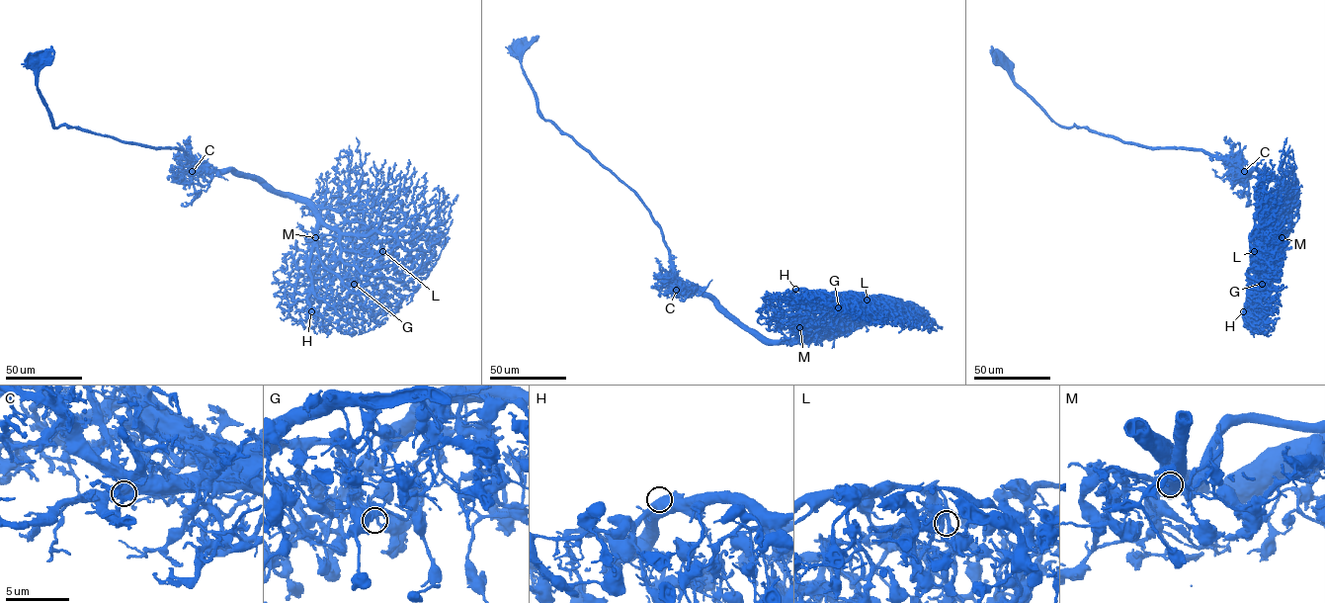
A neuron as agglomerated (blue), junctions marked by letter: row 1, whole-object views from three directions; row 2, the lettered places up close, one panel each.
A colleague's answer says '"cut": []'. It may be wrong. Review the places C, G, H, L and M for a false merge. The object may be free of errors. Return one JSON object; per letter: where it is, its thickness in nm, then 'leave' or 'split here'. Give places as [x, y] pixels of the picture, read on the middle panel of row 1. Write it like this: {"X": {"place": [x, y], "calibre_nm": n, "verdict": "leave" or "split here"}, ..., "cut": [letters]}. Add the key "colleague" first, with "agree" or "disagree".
{"colleague": "agree", "C": {"place": [676, 290], "calibre_nm": 600, "verdict": "leave"}, "G": {"place": [838, 307], "calibre_nm": 400, "verdict": "leave"}, "H": {"place": [795, 289], "calibre_nm": 600, "verdict": "leave"}, "L": {"place": [867, 300], "calibre_nm": 500, "verdict": "leave"}, "M": {"place": [799, 327], "calibre_nm": 1050, "verdict": "leave"}, "cut": []}

